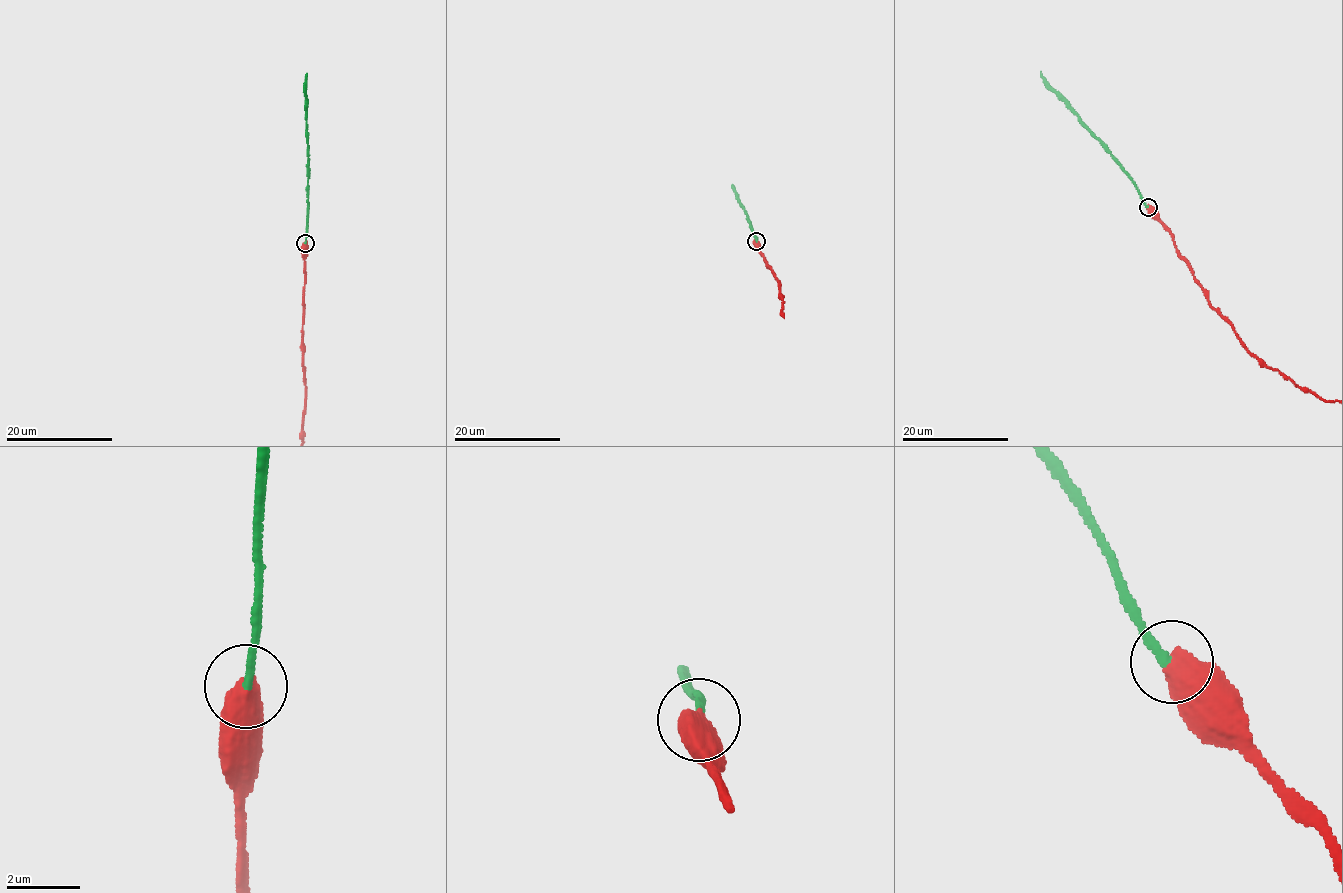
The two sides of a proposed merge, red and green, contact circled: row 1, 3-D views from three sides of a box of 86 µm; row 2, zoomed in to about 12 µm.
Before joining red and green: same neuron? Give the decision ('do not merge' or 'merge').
merge

